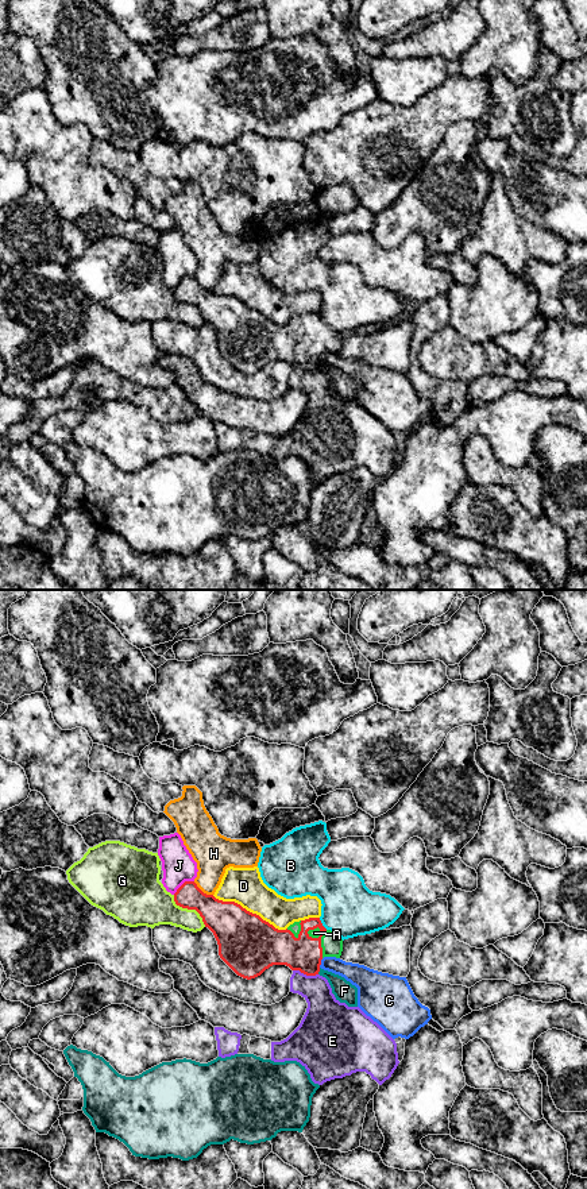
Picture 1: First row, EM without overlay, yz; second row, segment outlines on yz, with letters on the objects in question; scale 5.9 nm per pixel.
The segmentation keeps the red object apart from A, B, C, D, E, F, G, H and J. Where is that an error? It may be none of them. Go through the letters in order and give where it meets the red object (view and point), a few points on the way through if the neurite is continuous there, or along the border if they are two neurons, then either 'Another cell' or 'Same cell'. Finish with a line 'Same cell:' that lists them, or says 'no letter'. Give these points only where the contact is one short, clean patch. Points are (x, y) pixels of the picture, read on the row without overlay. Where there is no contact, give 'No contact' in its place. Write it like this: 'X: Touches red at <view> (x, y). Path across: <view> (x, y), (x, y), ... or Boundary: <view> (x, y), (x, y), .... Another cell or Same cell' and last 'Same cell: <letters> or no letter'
A: Touches red at yz (301, 325). Same cell
B: Touches red at yz (321, 319). Another cell
C: Touches red at yz (320, 358). Another cell
D: Touches red at yz (248, 307). Another cell
E: Touches red at yz (305, 369). Another cell
F: Touches red at yz (319, 366). Boundary: yz (320, 363), (317, 369). Another cell
G: Touches red at yz (189, 304). Another cell
H: Touches red at yz (201, 286). Another cell
J: Touches red at yz (182, 280). Another cell
Same cell: A

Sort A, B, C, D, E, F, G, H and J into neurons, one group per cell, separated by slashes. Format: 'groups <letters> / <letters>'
groups A / B / C / D / E / F / G / H / J

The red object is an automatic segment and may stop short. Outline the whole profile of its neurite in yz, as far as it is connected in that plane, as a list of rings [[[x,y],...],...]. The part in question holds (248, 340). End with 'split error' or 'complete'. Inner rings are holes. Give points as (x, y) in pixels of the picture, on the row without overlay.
[[[185,277],[174,289],[174,297],[200,309],[217,336],[220,354],[247,375],[273,360],[316,371],[324,352],[340,354],[343,347],[343,335],[327,325],[320,313],[278,325],[235,297],[204,289],[194,277]]]; split error

